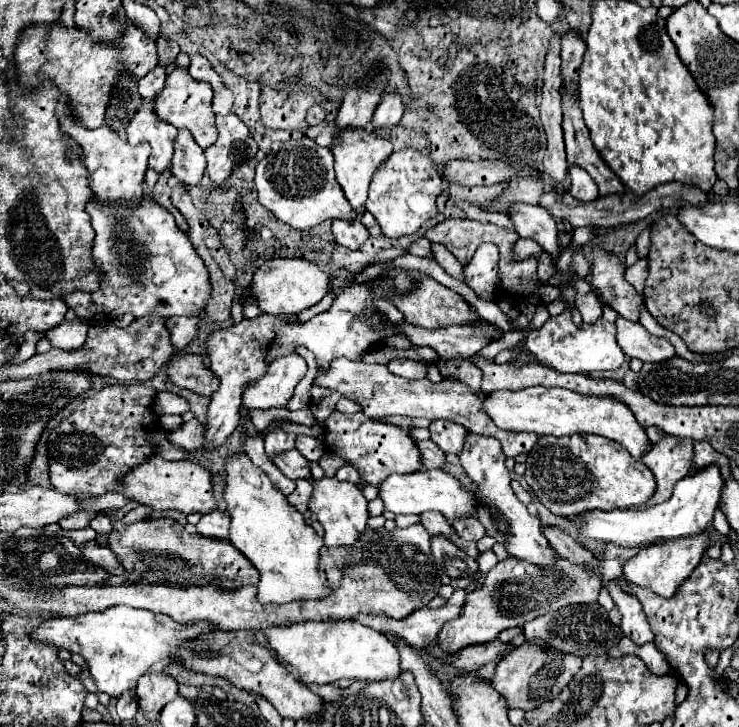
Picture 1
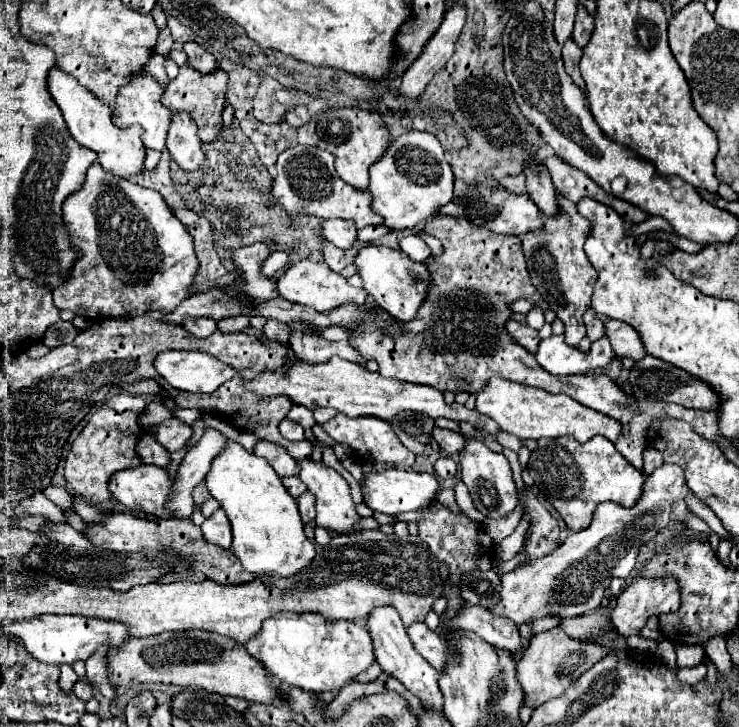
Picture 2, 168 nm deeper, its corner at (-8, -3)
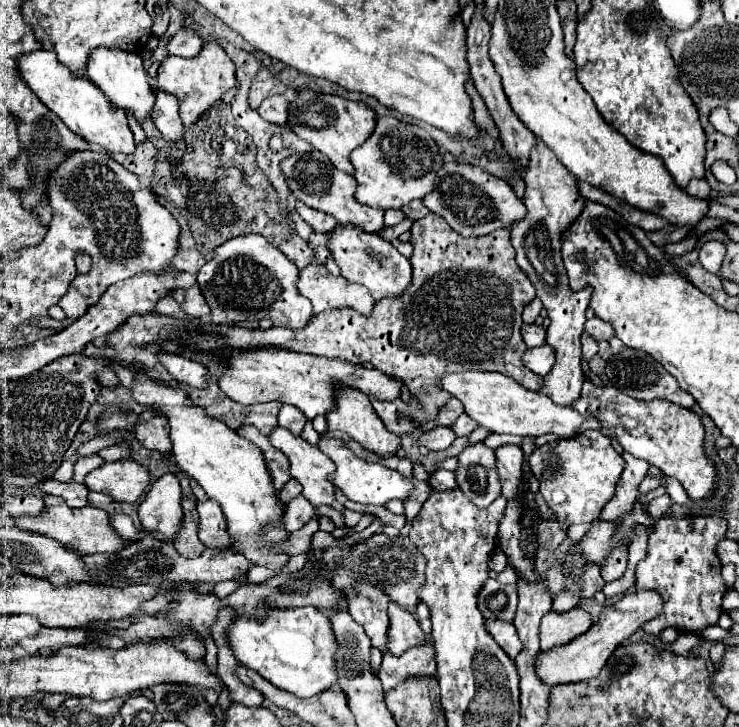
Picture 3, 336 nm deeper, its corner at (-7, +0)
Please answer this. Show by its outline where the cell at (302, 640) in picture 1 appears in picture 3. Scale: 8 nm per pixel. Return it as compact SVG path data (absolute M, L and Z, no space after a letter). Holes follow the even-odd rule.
M271 607L267 615L259 619L249 619L249 617L235 617L235 621L227 629L227 645L231 647L237 663L257 671L261 677L265 677L269 683L275 687L289 691L299 697L313 697L337 683L335 679L335 635L331 631L331 623L325 613L313 607Z

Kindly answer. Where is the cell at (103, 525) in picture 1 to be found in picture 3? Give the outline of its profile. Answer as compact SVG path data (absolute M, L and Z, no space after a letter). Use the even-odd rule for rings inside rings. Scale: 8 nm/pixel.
M45 479L37 485L41 491L45 493L51 493L51 495L59 495L67 501L67 505L71 507L85 507L89 505L87 501L87 487L83 483L77 483L77 481L67 481L67 483L61 483L61 481L55 481L55 479Z

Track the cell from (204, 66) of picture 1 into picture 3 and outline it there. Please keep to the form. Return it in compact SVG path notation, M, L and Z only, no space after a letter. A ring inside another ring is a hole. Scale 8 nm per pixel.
M181 27L173 33L173 37L167 41L169 55L179 57L195 57L203 47L203 39L189 27Z

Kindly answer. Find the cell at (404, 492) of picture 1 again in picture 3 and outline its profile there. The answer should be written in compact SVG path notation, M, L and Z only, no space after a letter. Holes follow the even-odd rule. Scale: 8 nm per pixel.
M323 435L319 439L319 445L317 445L333 463L335 463L335 471L329 475L329 481L343 491L343 495L349 499L349 501L355 501L355 503L367 503L367 505L385 505L387 501L391 499L407 499L409 493L413 491L413 483L403 479L401 473L393 471L393 469L387 469L385 465L381 463L367 463L359 457L355 457L351 453L351 449L347 449L343 445L341 439L335 439L335 437L327 437Z

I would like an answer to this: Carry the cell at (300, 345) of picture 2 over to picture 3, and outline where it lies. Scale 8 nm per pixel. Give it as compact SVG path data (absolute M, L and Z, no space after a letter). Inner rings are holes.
M247 233L233 237L225 241L223 245L215 247L213 259L209 259L201 271L197 273L197 283L201 285L201 291L211 307L211 321L215 325L227 325L227 323L239 323L239 321L261 321L271 319L275 325L287 325L287 327L305 327L309 319L313 317L311 301L305 299L297 291L299 281L299 269L295 263L291 263L275 245L271 245L265 237Z

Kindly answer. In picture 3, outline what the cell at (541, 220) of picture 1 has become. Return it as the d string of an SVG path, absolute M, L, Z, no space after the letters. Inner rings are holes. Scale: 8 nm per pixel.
M443 163L437 171L437 181L433 191L423 197L423 205L443 217L447 221L447 225L457 231L463 237L479 237L479 235L487 235L495 229L507 227L513 221L523 219L523 213L527 211L523 201L517 199L515 191L511 189L511 185L499 177L493 177L491 173L483 171L481 167L475 165L467 165L467 163ZM453 183L453 187L451 187ZM457 183L457 189L455 189ZM475 187L475 193L473 193Z

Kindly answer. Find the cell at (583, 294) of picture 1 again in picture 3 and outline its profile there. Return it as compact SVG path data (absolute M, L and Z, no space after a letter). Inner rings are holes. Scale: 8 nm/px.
M583 333L581 335L581 343L583 343L583 359L589 361L597 353L597 341L591 339L587 333Z

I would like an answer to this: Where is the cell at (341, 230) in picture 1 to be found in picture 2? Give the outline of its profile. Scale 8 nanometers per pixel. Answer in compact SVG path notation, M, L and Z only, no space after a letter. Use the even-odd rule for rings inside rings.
M348 220L322 222L322 234L326 240L336 244L338 248L352 248L358 240L356 222L348 222Z

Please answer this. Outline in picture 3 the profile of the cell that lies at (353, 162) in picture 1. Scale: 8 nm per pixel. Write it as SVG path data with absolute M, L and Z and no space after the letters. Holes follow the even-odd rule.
M301 89L297 97L289 103L289 117L287 127L299 135L299 139L311 143L317 151L325 153L331 163L345 173L353 173L349 153L367 139L367 135L375 129L375 113L365 105L357 101L349 101L339 95L327 95L317 93L313 89Z

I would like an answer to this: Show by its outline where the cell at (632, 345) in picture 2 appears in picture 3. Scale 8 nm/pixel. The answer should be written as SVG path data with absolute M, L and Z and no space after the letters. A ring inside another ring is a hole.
M593 317L593 319L589 319L587 323L585 323L585 333L589 333L595 341L601 341L601 339L605 339L605 341L609 341L615 333L611 331L611 325L609 323L603 323L599 317Z

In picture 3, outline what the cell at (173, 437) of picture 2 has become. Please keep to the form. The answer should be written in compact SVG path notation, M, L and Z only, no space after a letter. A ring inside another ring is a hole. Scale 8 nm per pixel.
M159 415L153 417L151 421L135 423L133 435L147 449L155 449L155 451L161 451L161 453L169 453L171 451L169 423L167 423L167 419L159 417Z

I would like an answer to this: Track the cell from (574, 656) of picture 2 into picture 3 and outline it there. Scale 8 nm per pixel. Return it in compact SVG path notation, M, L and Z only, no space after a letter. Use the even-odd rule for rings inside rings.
M581 607L565 613L549 611L547 615L543 615L543 621L539 627L541 649L547 651L557 645L567 645L571 639L583 635L591 625L593 625L591 615Z

